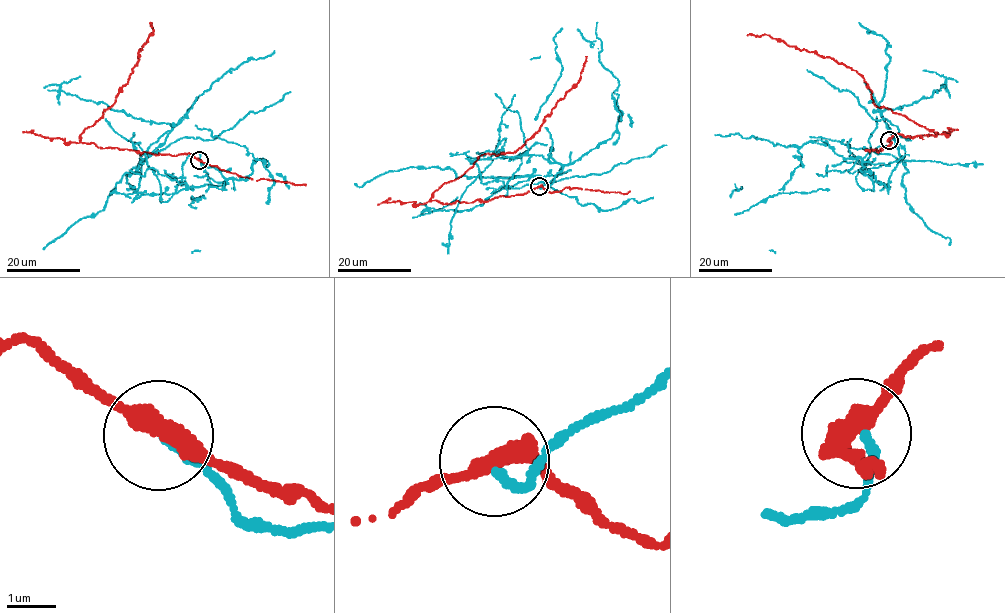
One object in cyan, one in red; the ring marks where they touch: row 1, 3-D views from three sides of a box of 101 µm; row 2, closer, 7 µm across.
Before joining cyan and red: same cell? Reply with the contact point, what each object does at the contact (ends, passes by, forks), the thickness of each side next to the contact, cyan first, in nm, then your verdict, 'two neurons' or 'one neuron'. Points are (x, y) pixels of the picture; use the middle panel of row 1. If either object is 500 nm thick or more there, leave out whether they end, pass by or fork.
(539, 186) | cyan ends | red passes by | 170/360 nm | two neurons

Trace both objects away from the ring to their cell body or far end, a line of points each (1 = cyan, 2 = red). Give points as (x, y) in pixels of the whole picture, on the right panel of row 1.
1: (890, 140), (864, 158), (860, 170), (887, 189), (905, 151), (882, 113), (940, 90), (946, 78), (922, 70)
2: (890, 140), (895, 133), (913, 138), (937, 133), (878, 107), (864, 79), (833, 59), (764, 34), (747, 35)

